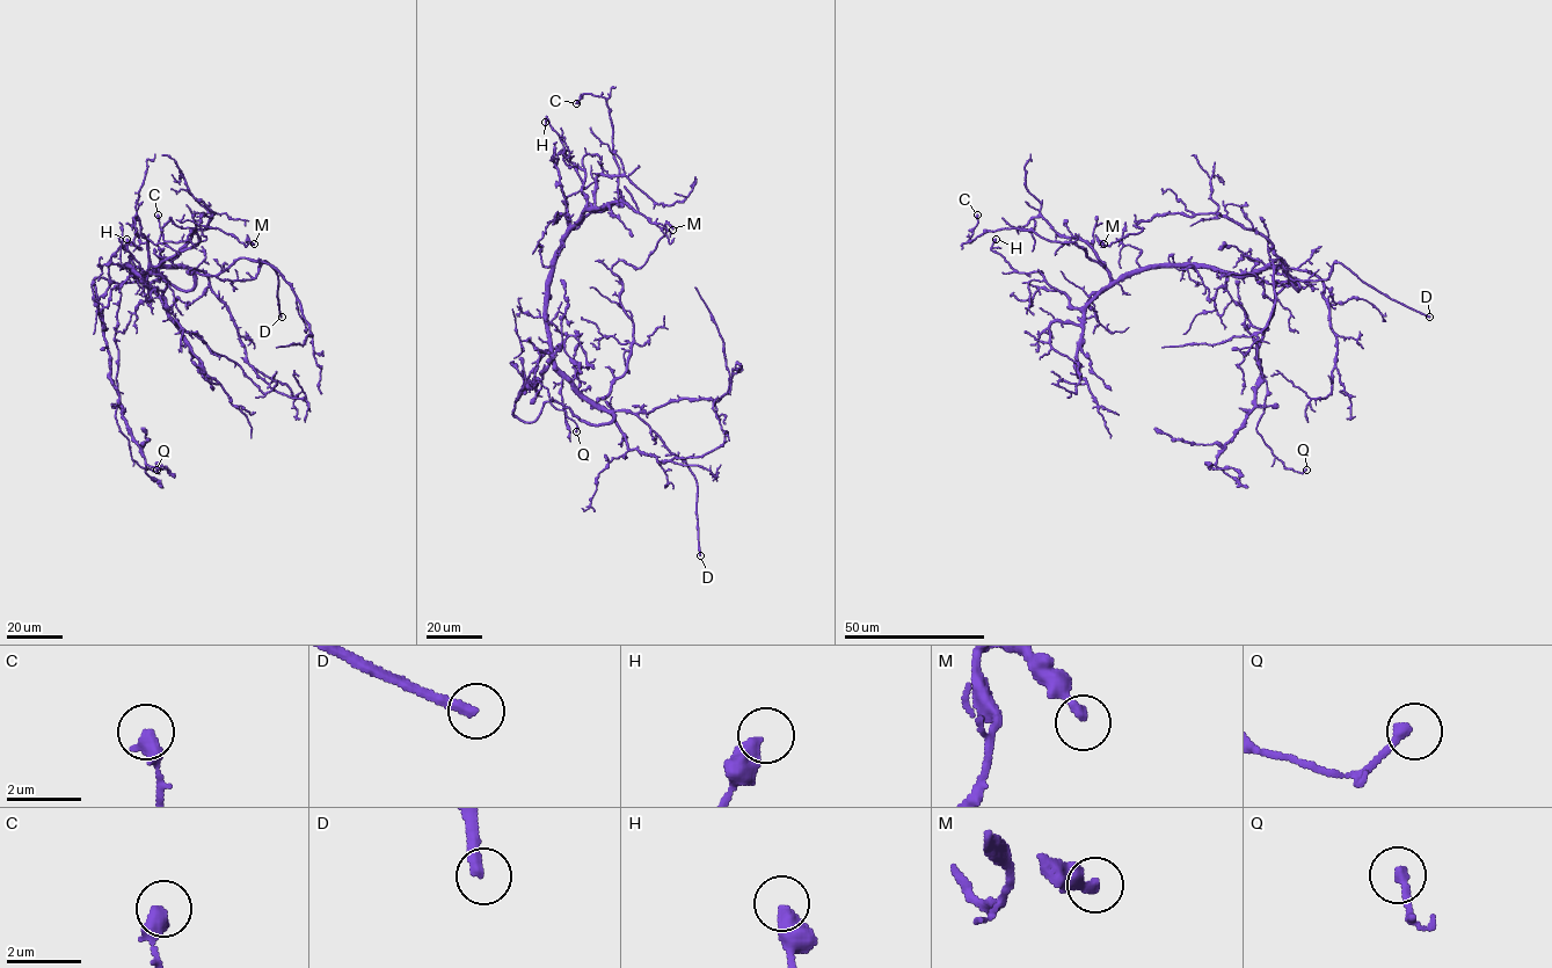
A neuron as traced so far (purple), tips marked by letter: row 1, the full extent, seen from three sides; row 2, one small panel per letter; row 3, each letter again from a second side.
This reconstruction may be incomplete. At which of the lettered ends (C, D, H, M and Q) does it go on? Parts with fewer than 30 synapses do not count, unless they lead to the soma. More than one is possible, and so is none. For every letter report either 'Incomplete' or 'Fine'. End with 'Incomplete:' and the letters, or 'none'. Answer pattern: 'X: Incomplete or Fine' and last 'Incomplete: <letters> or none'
C: Fine
D: Incomplete
H: Fine
M: Fine
Q: Fine
Incomplete: D

